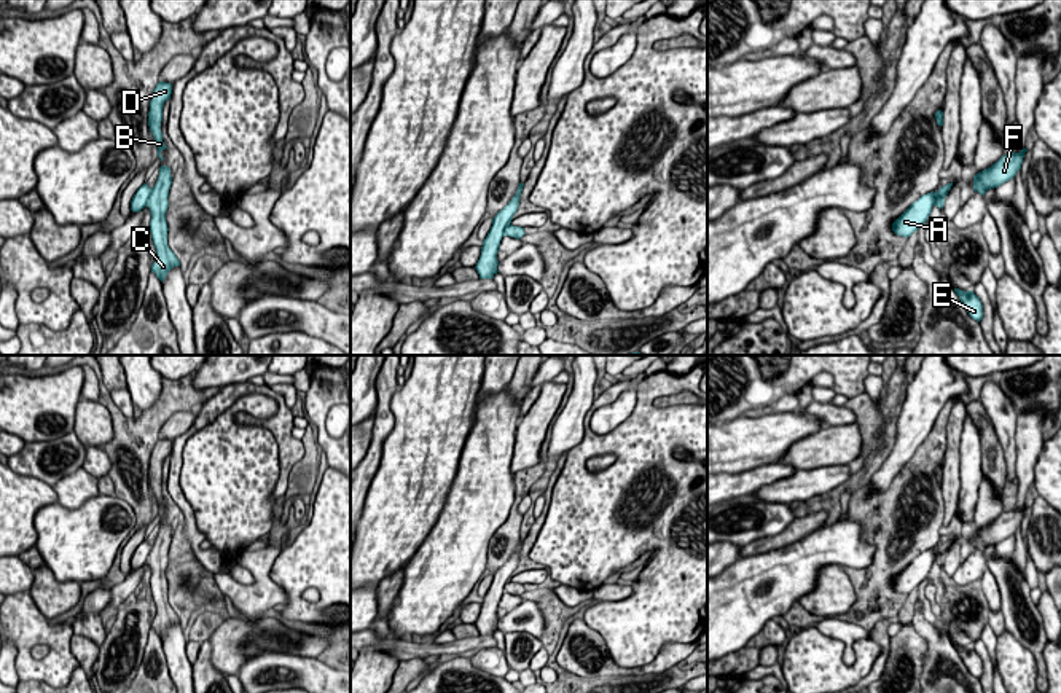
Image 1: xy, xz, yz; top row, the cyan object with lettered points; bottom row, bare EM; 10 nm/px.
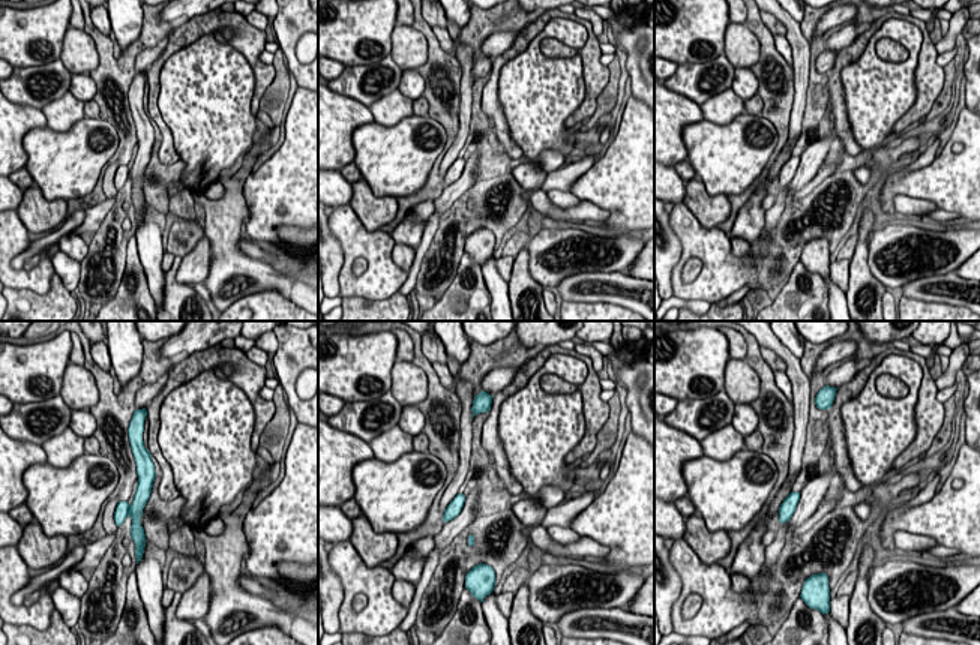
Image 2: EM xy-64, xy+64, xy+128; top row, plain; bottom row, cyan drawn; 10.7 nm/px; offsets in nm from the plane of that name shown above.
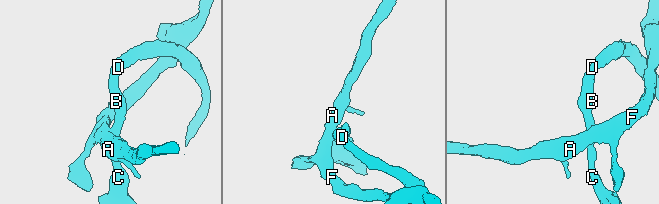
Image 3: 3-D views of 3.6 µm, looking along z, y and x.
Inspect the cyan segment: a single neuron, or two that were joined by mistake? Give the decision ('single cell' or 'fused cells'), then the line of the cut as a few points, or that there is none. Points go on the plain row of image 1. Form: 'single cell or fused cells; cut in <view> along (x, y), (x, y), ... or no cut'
single cell; no cut

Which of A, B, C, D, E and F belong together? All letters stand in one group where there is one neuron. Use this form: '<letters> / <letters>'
A B C D E F

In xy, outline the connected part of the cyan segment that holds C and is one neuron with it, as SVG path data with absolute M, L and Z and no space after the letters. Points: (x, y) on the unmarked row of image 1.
M161 523L156 542L150 545L147 540L143 540L131 558L132 569L140 569L145 562L150 566L150 588L158 610L155 620L151 621L151 629L155 629L161 639L172 624L180 623L178 615L167 602L169 585L166 578L166 569L169 564L167 554L170 542L170 524Z

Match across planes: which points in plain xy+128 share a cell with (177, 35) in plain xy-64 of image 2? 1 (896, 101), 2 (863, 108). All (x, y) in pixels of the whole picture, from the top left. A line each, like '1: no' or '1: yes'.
1: no
2: no

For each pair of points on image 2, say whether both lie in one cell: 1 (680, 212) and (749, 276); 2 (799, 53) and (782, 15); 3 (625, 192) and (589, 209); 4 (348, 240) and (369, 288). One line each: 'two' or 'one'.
1: one
2: one
3: two
4: one

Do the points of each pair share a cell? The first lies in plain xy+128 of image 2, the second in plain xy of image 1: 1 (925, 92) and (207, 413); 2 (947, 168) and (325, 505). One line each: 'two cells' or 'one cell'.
1: one cell
2: one cell

